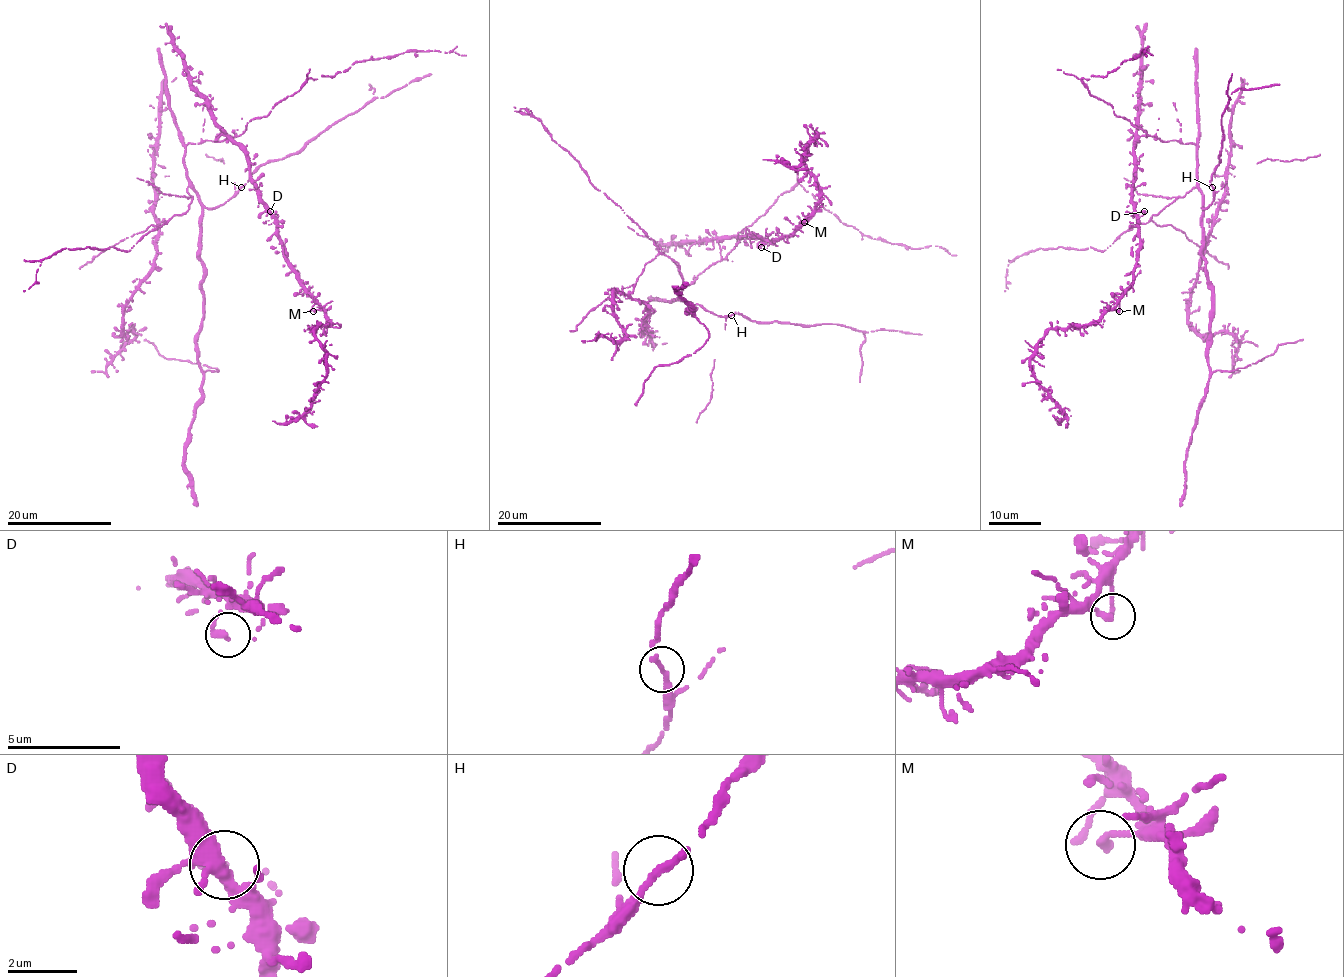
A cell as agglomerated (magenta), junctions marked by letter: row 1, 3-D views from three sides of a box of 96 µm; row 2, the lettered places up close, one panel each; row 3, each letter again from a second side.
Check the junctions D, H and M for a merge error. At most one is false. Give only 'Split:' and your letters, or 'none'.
Split: none

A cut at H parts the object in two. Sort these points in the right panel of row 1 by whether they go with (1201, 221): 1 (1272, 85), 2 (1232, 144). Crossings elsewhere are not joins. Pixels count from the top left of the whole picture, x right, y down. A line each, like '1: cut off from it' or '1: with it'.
1: cut off from it
2: with it

